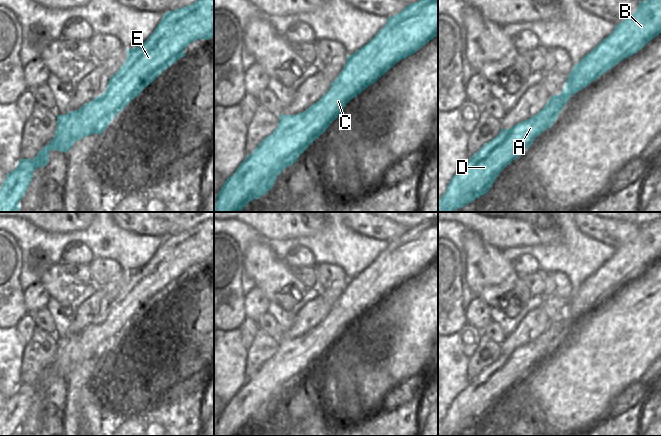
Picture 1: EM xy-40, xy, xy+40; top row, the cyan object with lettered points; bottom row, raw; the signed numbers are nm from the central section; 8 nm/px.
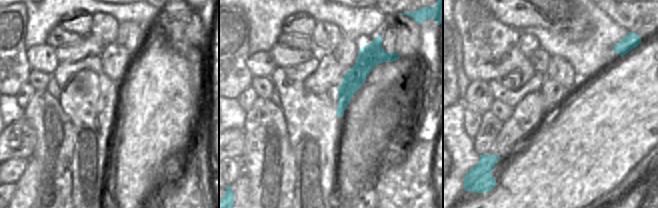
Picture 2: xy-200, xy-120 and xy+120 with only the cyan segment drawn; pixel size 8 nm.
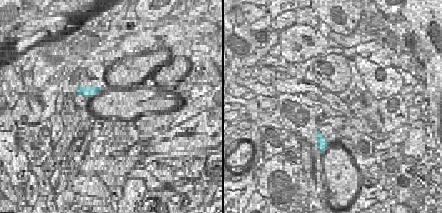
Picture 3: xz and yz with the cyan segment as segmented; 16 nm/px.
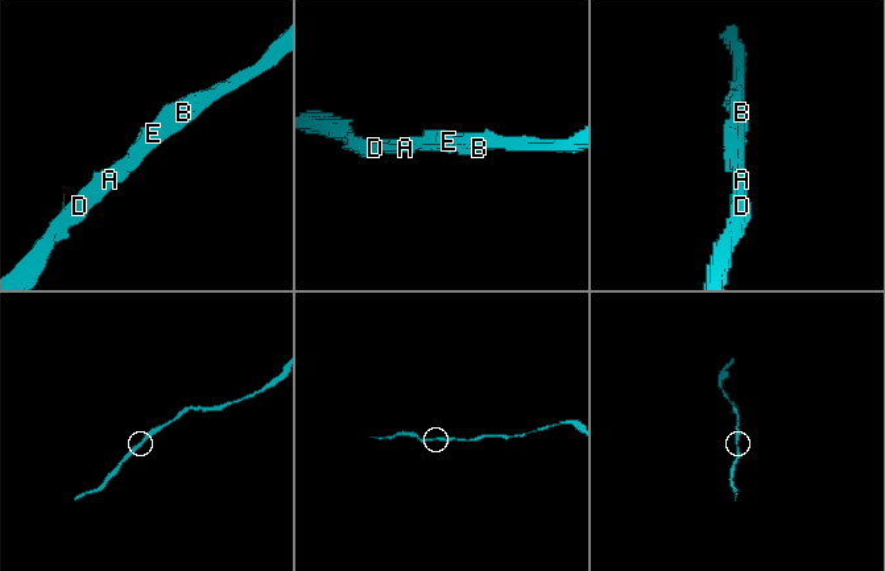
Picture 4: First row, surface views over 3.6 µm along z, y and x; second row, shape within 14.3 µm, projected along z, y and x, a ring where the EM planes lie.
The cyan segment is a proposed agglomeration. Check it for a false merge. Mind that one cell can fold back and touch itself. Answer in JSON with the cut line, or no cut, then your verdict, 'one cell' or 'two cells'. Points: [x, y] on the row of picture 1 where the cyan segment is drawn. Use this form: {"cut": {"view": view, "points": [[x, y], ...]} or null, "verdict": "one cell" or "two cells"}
{"cut": null, "verdict": "one cell"}

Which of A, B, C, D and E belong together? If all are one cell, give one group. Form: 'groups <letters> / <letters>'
groups A B C D E

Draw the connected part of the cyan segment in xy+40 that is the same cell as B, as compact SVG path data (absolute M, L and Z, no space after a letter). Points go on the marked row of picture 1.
M661 0L639 1L637 10L627 19L615 25L615 30L585 55L568 75L560 95L552 96L533 117L501 132L483 145L453 176L447 190L438 200L438 212L453 212L486 194L500 172L520 156L542 132L553 125L569 98L603 75L623 59L641 50L661 33Z

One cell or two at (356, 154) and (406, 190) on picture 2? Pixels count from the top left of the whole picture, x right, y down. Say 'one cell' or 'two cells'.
two cells

